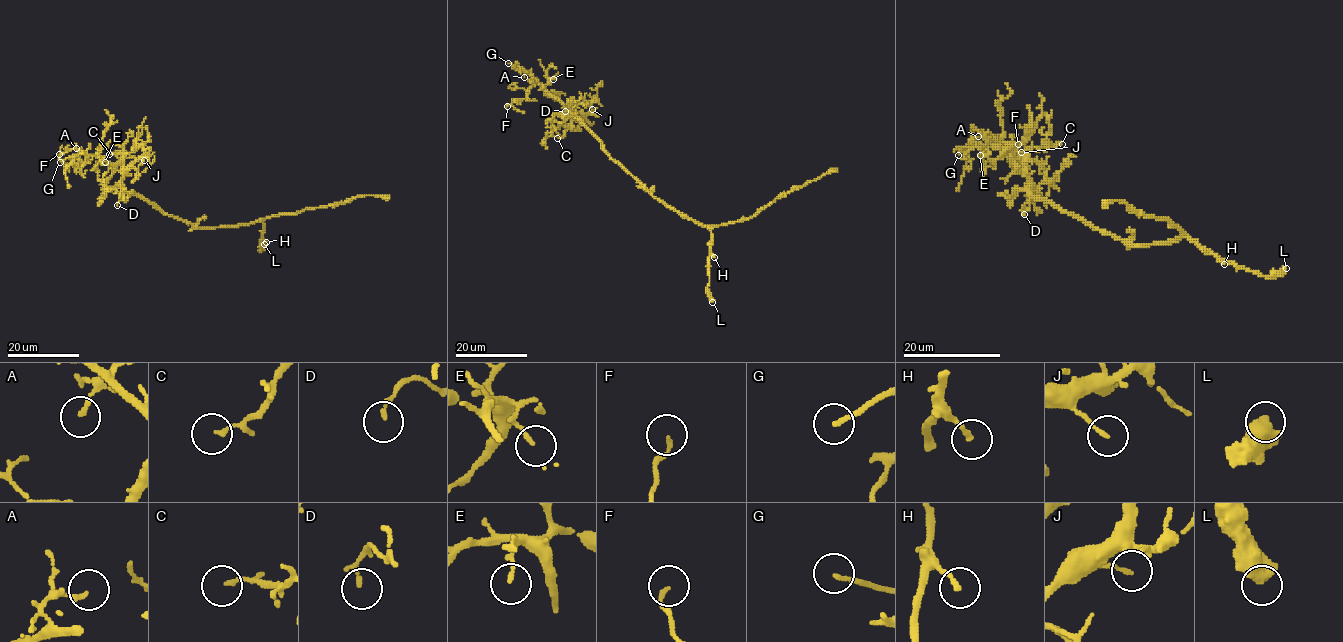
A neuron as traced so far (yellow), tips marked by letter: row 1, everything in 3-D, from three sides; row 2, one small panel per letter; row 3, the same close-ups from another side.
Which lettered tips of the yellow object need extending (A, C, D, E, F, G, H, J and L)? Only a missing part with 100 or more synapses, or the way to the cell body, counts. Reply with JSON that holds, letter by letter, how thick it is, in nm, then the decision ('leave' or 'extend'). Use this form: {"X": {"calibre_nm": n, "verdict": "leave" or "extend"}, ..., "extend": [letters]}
{"A": {"calibre_nm": 170, "verdict": "leave"}, "C": {"calibre_nm": 100, "verdict": "leave"}, "D": {"calibre_nm": 160, "verdict": "leave"}, "E": {"calibre_nm": 130, "verdict": "leave"}, "F": {"calibre_nm": 150, "verdict": "leave"}, "G": {"calibre_nm": 150, "verdict": "extend"}, "H": {"calibre_nm": 180, "verdict": "leave"}, "J": {"calibre_nm": 130, "verdict": "leave"}, "L": {"calibre_nm": 600, "verdict": "leave"}, "extend": ["G"]}

